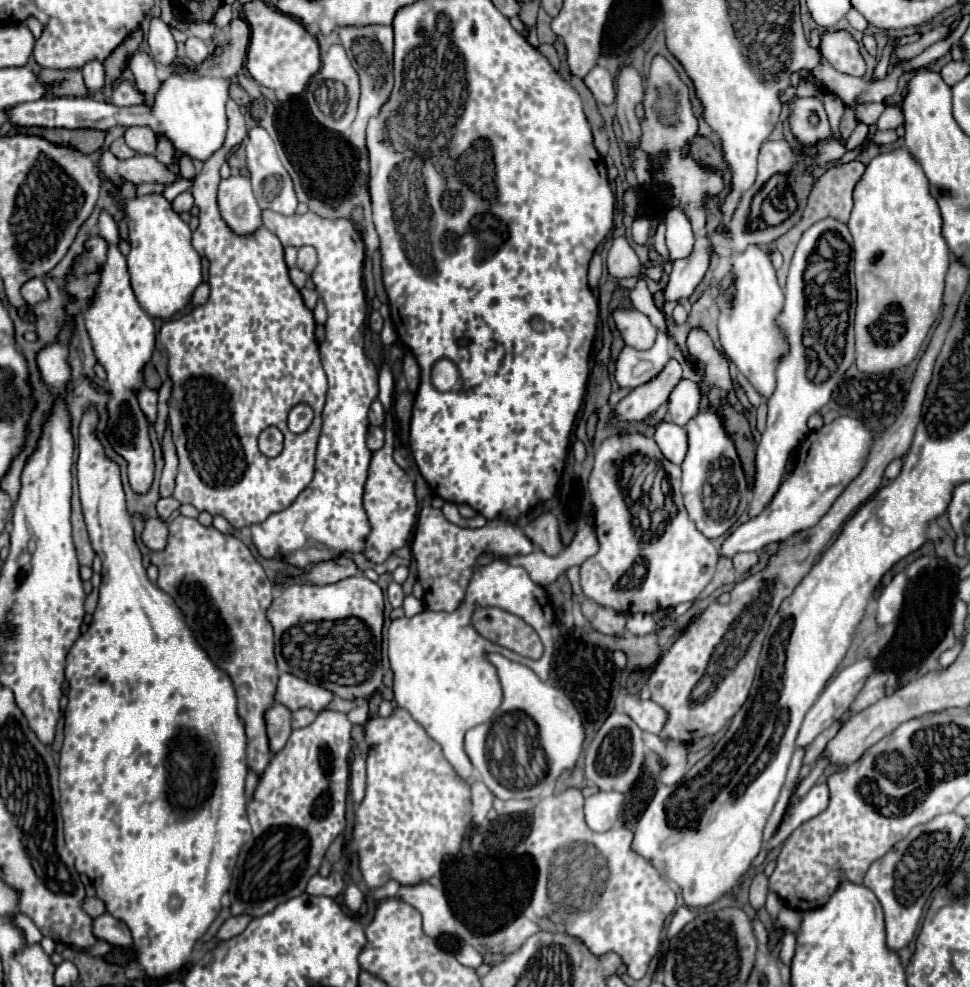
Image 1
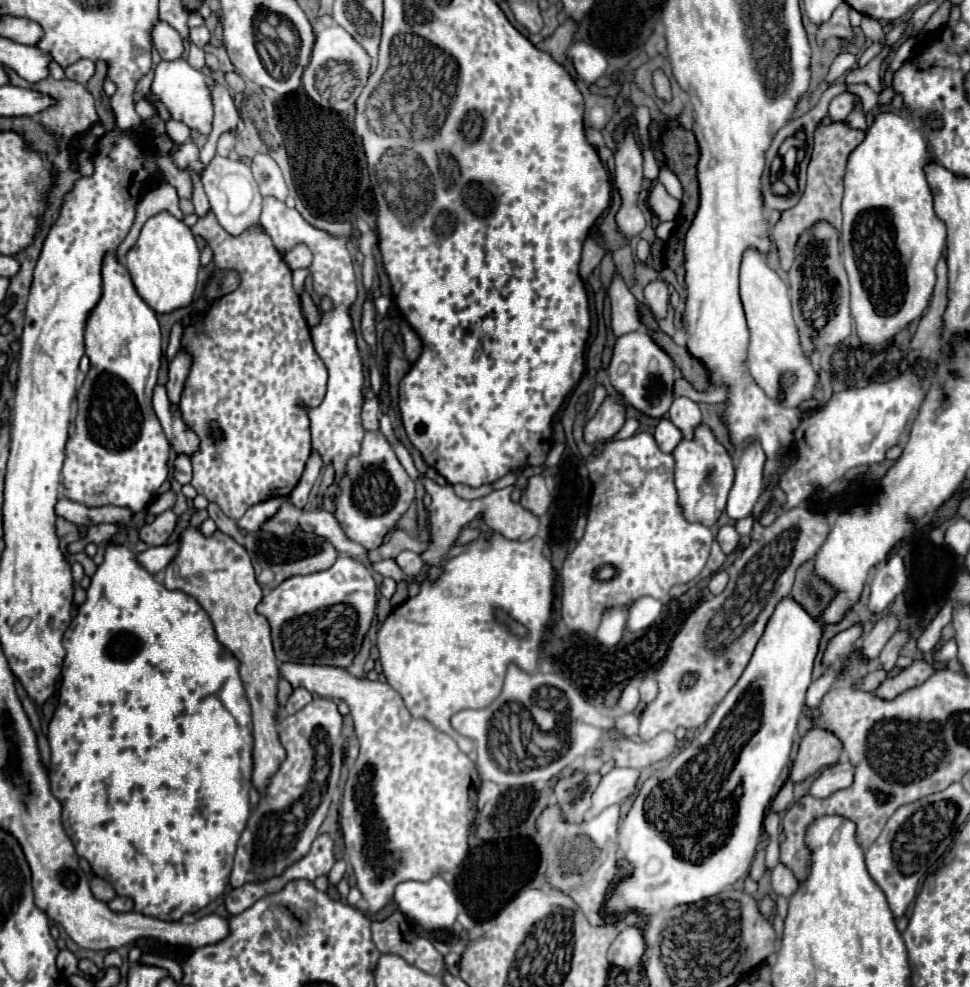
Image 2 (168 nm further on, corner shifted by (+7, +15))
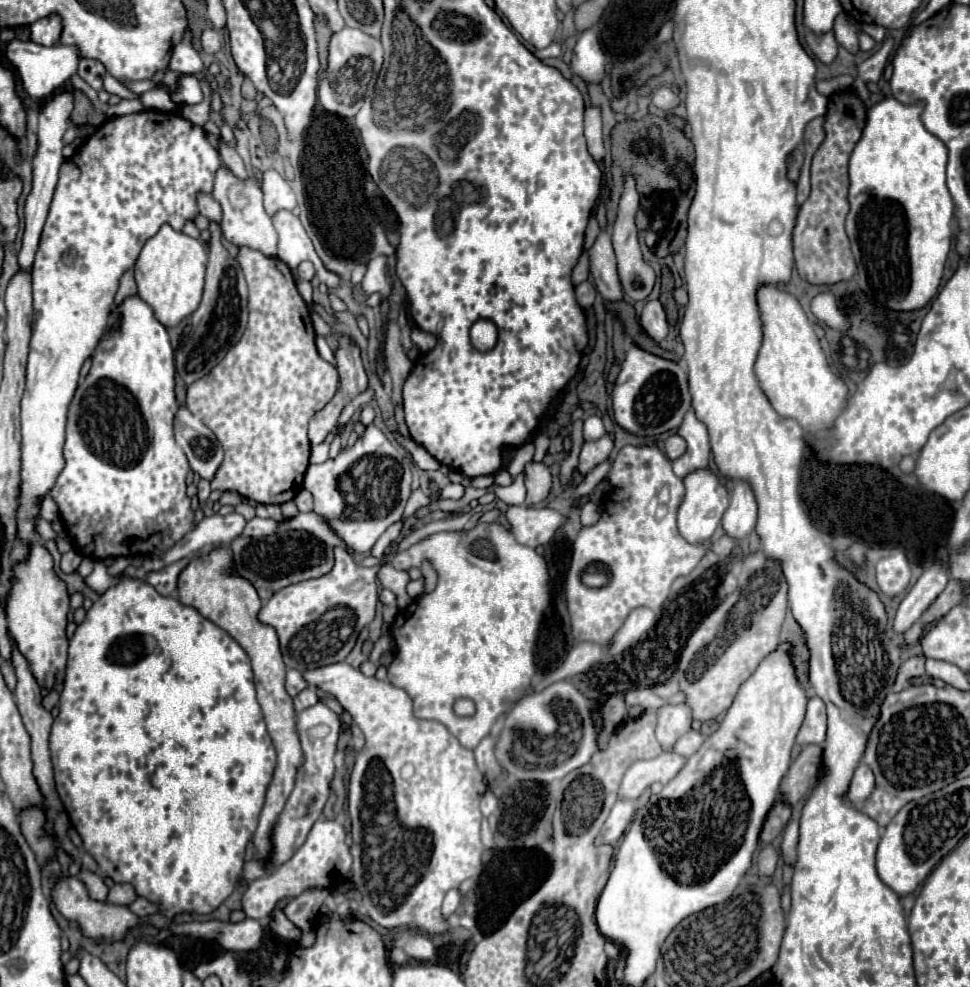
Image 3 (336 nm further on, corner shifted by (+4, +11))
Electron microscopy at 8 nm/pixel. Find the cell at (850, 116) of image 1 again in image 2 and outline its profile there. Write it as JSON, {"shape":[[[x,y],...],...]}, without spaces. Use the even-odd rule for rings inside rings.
{"shape":[[[830,123],[830,125],[818,125],[814,133],[814,151],[812,151],[812,161],[808,165],[808,183],[806,191],[802,195],[802,201],[794,209],[788,209],[782,213],[780,221],[772,229],[772,239],[780,257],[780,267],[784,271],[790,269],[790,261],[794,259],[794,245],[814,221],[826,219],[830,221],[836,229],[842,227],[842,211],[840,211],[840,201],[842,201],[842,177],[846,169],[848,155],[862,143],[864,131],[856,131],[846,127],[844,123]]]}

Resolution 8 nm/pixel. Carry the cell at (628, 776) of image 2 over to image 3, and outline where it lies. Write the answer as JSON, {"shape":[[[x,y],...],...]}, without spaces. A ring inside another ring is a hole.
{"shape":[[[661,753],[655,759],[633,763],[623,777],[623,783],[619,789],[619,799],[621,797],[637,799],[655,781],[661,785],[669,783],[681,771],[685,761],[687,759],[677,755],[677,753]]]}

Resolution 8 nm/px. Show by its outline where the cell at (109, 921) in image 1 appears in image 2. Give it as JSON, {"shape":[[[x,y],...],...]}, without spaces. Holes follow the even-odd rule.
{"shape":[[[114,897],[108,907],[114,911],[114,913],[128,913],[132,911],[132,901],[128,897]]]}

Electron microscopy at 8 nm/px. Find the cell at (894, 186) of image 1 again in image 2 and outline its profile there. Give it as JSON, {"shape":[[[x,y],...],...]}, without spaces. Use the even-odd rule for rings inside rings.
{"shape":[[[886,111],[866,131],[864,141],[850,153],[844,175],[842,199],[842,259],[850,279],[850,307],[860,343],[878,345],[894,339],[916,317],[922,317],[936,283],[936,263],[946,247],[946,227],[932,209],[932,193],[926,183],[924,165],[932,159],[922,129],[906,115]]]}

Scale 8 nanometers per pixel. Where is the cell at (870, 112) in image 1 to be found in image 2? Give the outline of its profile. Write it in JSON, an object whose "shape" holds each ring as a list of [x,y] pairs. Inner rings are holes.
{"shape":[[[846,91],[846,93],[842,93],[842,95],[838,95],[838,97],[832,99],[830,109],[828,109],[828,117],[830,117],[832,121],[844,121],[846,115],[848,115],[850,111],[854,111],[854,107],[856,107],[858,103],[860,103],[858,95]]]}

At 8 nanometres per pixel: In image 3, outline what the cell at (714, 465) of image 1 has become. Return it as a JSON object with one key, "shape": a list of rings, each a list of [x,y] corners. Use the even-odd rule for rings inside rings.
{"shape":[[[701,469],[697,473],[689,473],[689,477],[685,477],[685,489],[687,489],[685,491],[685,499],[683,499],[683,503],[679,507],[679,513],[677,513],[679,533],[689,543],[705,543],[715,533],[717,525],[721,523],[721,517],[723,517],[725,509],[729,507],[727,489],[721,485],[721,481],[709,469]]]}

